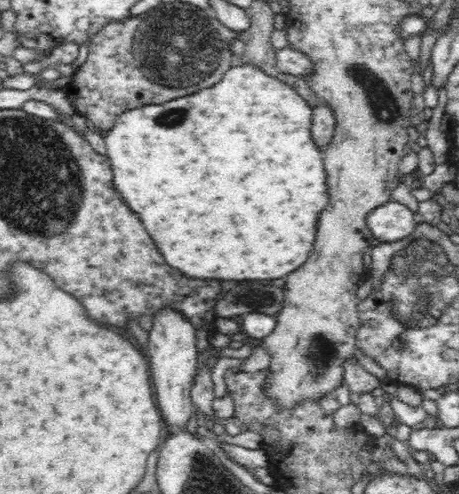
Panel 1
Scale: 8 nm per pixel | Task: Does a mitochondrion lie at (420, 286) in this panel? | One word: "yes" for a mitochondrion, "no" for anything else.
yes

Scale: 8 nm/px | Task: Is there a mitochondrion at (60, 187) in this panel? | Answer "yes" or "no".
yes

